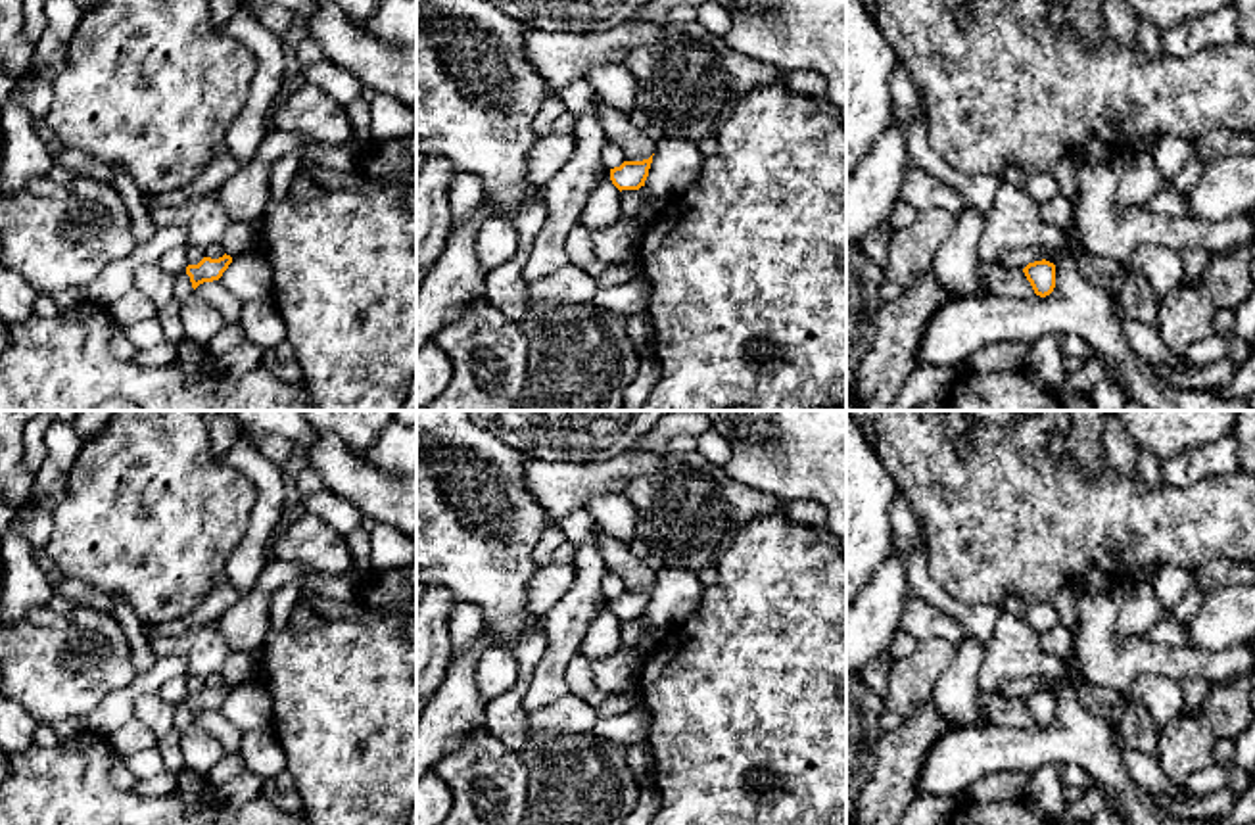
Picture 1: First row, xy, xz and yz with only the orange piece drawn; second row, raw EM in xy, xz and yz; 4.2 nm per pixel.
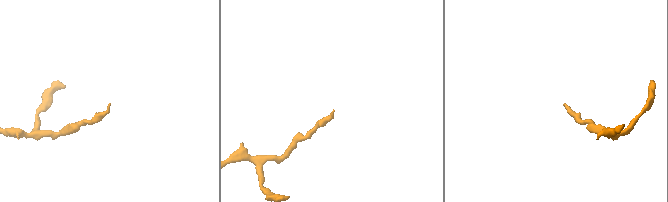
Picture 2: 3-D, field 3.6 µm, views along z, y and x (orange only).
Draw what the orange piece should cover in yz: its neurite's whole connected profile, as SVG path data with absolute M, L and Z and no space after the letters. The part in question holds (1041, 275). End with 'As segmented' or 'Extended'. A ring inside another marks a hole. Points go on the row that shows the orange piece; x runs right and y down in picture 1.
M1042 259L1029 263L1023 269L1027 280L1030 282L1032 290L1036 295L1046 297L1054 292L1055 288L1055 265Z. As segmented

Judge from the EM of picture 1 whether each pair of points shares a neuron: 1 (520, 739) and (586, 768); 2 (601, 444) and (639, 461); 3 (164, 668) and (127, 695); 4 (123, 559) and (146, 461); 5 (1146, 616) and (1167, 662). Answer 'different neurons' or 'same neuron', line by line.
1: same neuron
2: different neurons
3: same neuron
4: same neuron
5: different neurons

